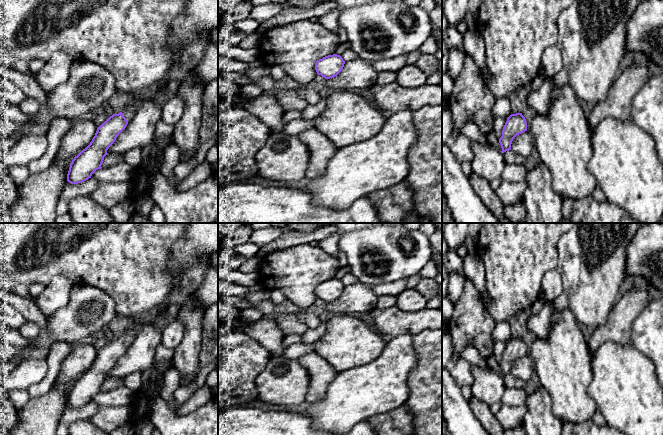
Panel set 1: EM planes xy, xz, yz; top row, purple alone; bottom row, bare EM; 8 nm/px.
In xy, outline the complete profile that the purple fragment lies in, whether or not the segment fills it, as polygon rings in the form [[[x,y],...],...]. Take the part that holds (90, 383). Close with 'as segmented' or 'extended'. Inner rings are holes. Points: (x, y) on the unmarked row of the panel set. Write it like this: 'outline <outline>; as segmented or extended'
outline [[[157,312],[154,319],[141,323],[132,322],[133,325],[122,336],[113,338],[100,349],[90,368],[72,384],[67,398],[67,405],[71,408],[82,407],[91,402],[96,394],[101,393],[104,381],[108,378],[108,372],[112,370],[118,359],[126,352],[137,330],[142,325],[156,324],[165,315],[166,313]]]; extended

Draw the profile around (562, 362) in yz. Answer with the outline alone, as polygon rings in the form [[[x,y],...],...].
[[[553,308],[551,323],[553,326],[549,330],[549,337],[547,339],[537,338],[532,344],[531,356],[539,382],[548,391],[552,399],[555,416],[563,423],[569,422],[575,425],[592,420],[597,410],[597,405],[588,393],[588,386],[592,381],[592,367],[587,341],[578,327],[578,322],[575,320],[574,314],[569,308],[560,313],[556,312]]]

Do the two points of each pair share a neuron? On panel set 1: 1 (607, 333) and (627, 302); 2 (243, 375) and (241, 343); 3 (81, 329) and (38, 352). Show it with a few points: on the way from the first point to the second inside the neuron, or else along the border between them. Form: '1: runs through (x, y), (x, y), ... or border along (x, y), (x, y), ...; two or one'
1: runs through (615, 325), (626, 310); one
2: runs through (241, 367), (241, 351); one
3: runs through (70, 329), (58, 329), (46, 341); one

